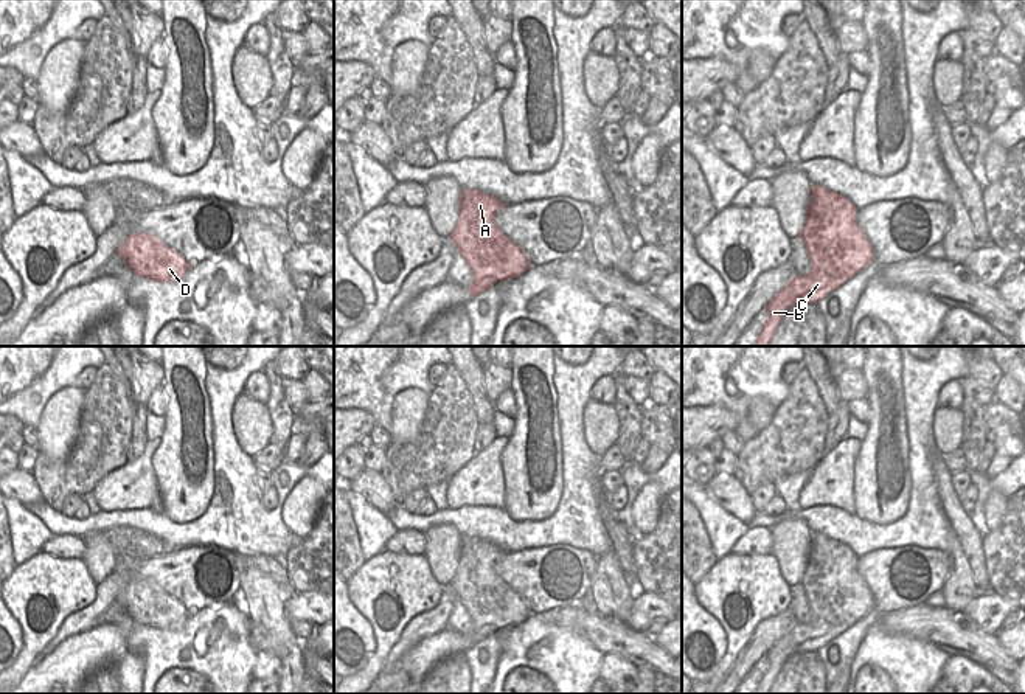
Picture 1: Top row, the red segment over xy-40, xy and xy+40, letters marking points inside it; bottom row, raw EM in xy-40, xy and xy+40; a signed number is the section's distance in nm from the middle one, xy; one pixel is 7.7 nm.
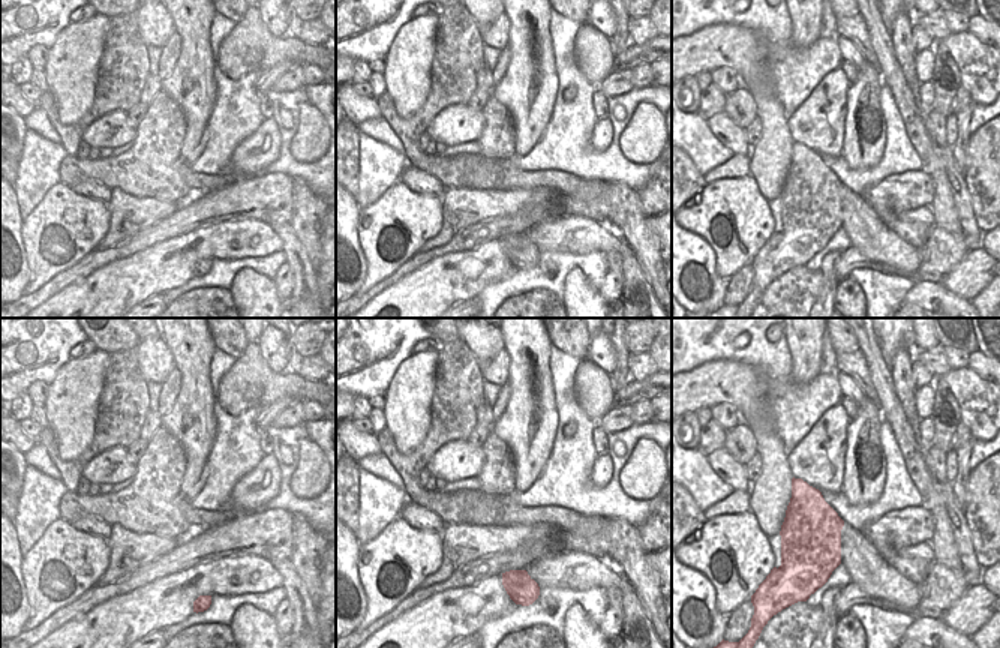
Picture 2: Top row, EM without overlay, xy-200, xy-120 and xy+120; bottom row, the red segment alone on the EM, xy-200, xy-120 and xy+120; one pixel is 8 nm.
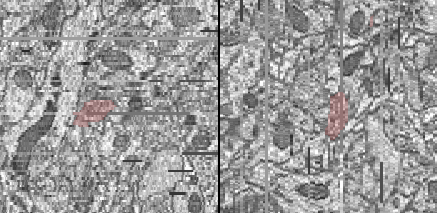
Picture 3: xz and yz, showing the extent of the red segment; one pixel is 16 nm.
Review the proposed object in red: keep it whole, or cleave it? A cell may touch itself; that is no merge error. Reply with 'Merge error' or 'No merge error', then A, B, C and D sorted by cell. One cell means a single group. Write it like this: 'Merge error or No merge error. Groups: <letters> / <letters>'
Merge error. Groups: A / B C D

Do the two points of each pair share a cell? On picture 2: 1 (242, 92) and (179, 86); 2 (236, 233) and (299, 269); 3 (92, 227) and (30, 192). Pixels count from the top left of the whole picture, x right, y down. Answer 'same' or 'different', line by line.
1: different
2: different
3: different

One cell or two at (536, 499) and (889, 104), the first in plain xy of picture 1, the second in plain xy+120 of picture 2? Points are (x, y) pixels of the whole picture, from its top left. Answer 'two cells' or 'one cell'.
two cells

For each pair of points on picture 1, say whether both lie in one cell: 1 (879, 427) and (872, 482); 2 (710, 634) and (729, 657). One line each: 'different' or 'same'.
1: same
2: different

